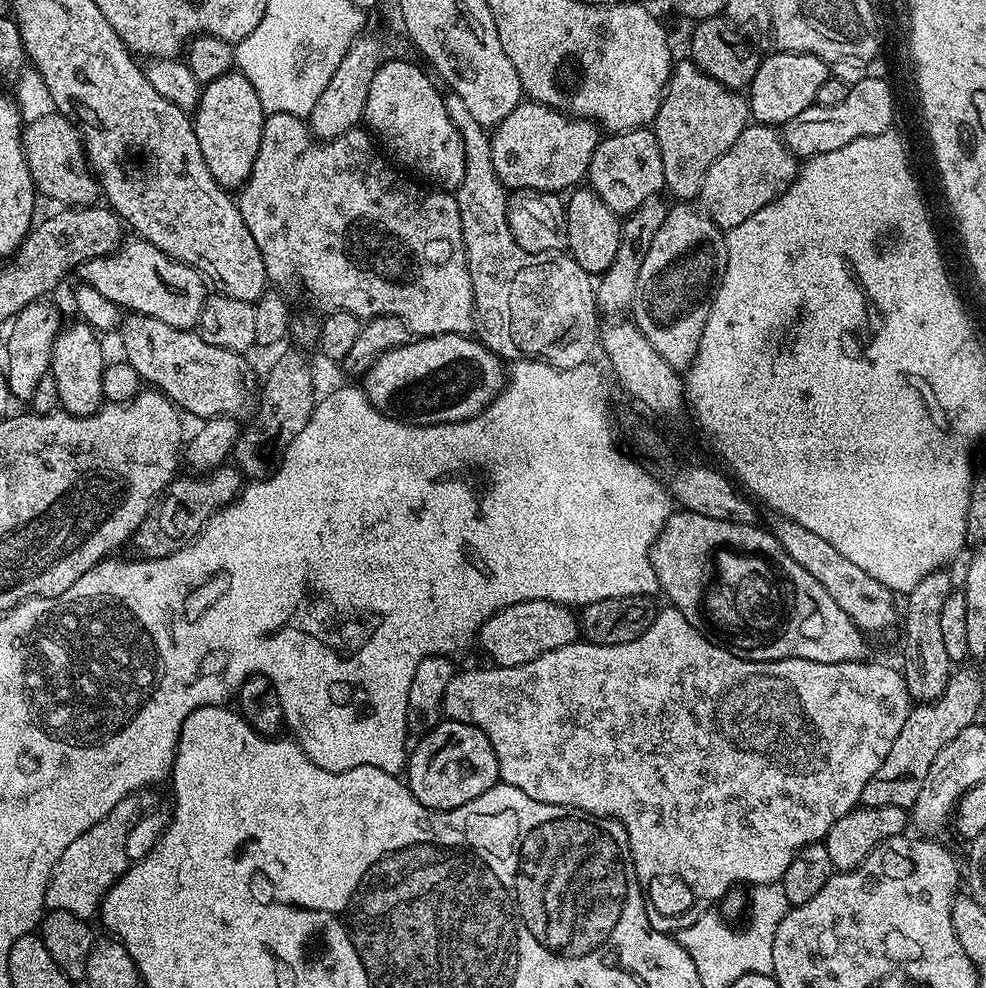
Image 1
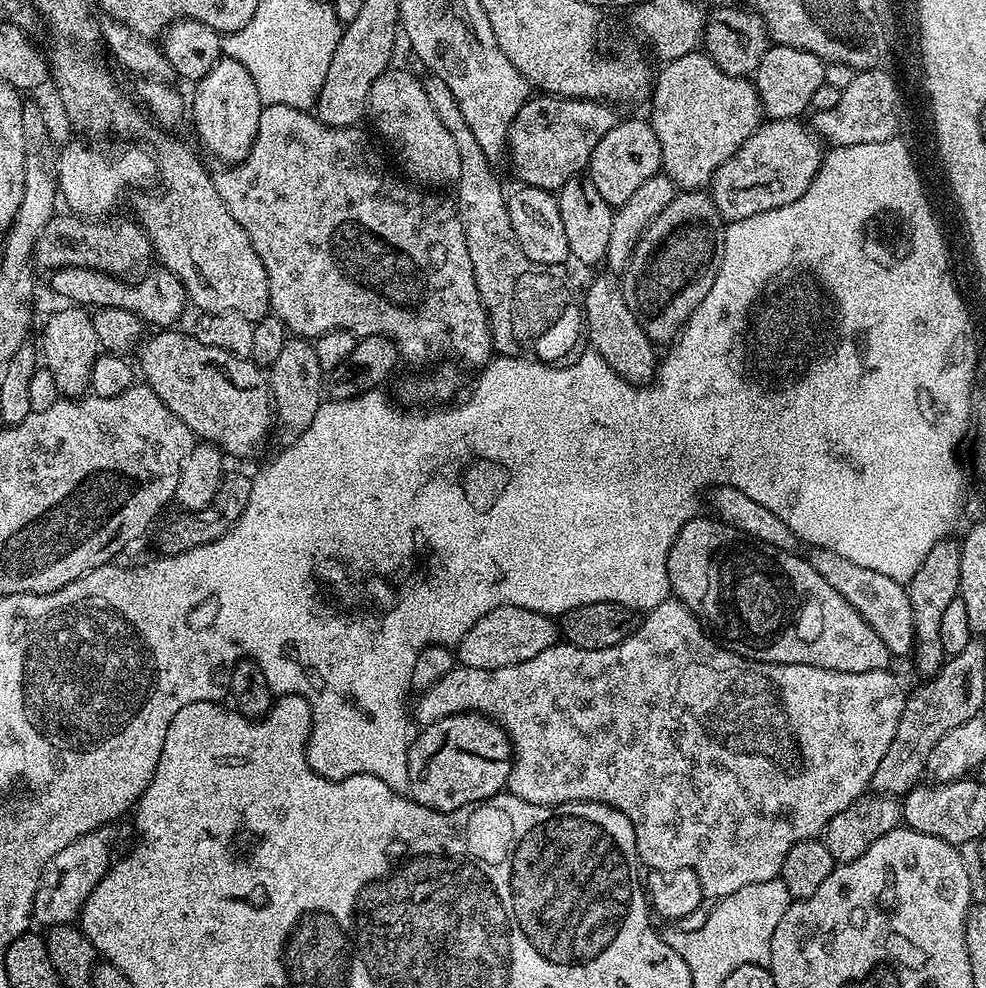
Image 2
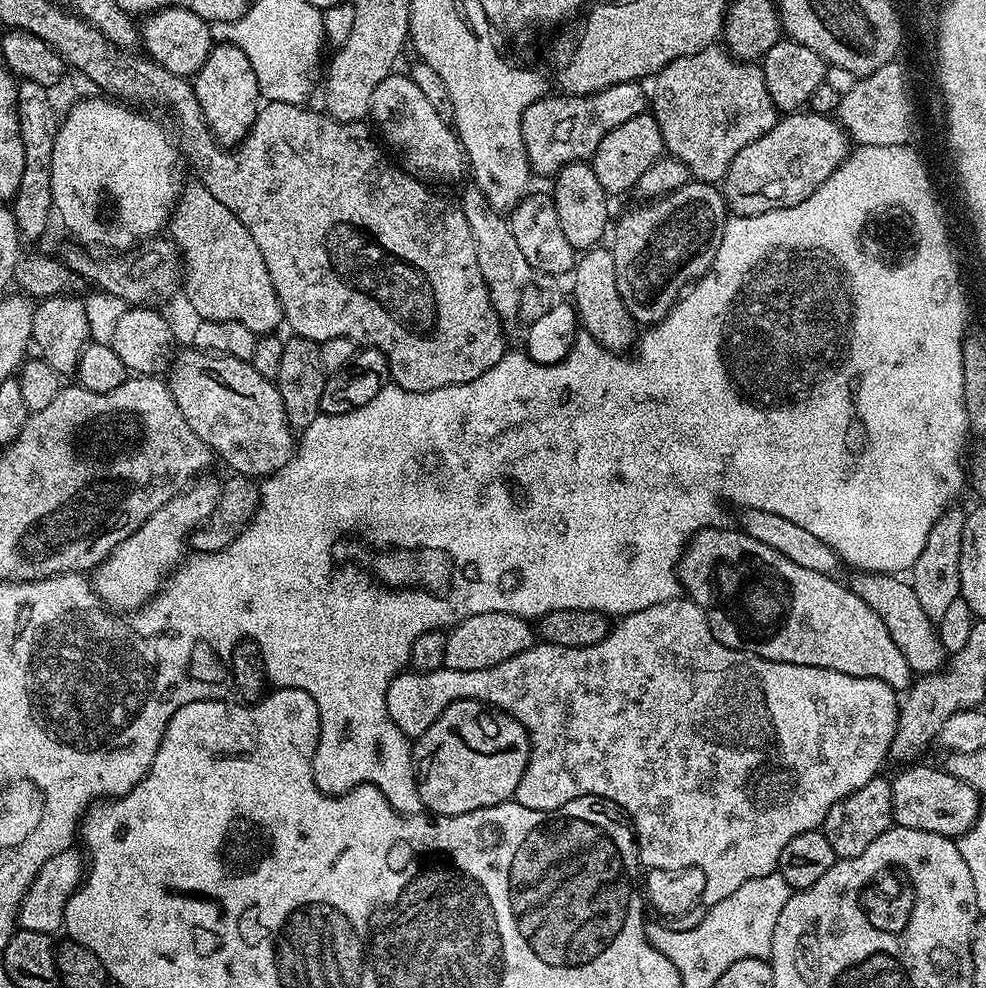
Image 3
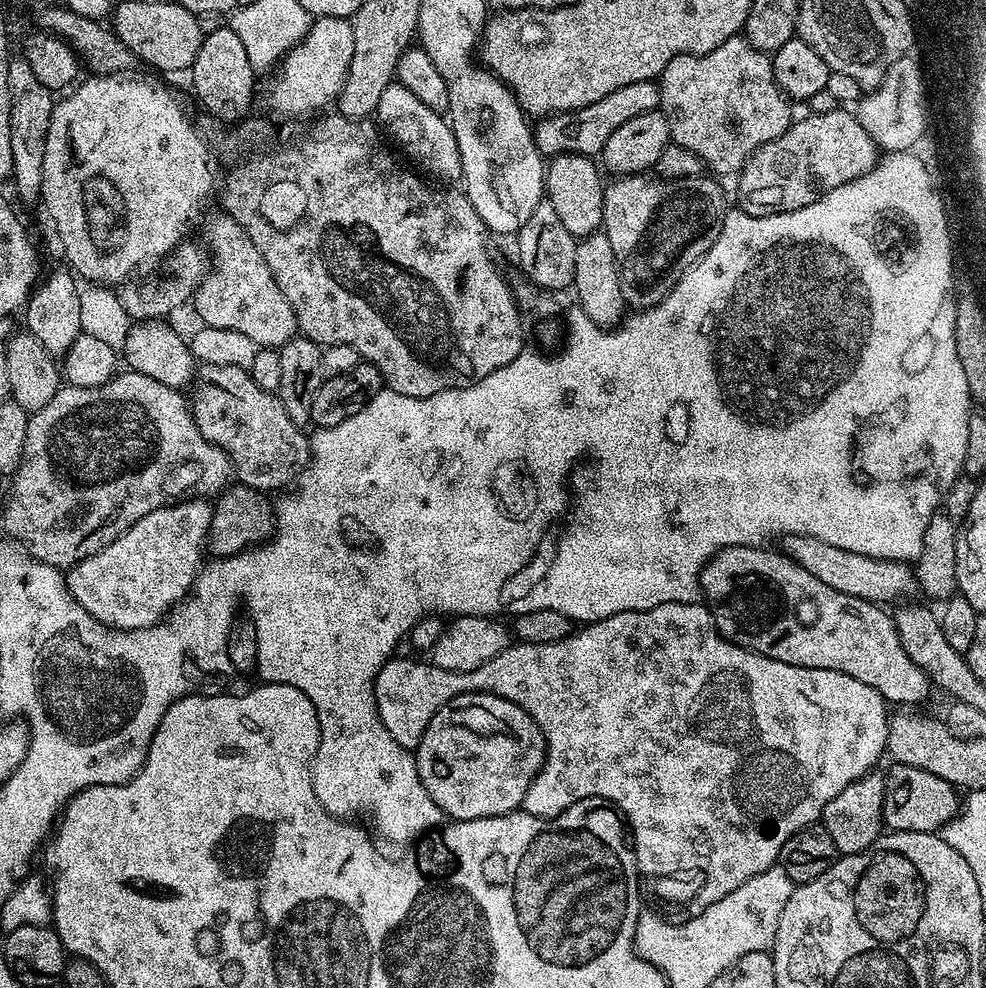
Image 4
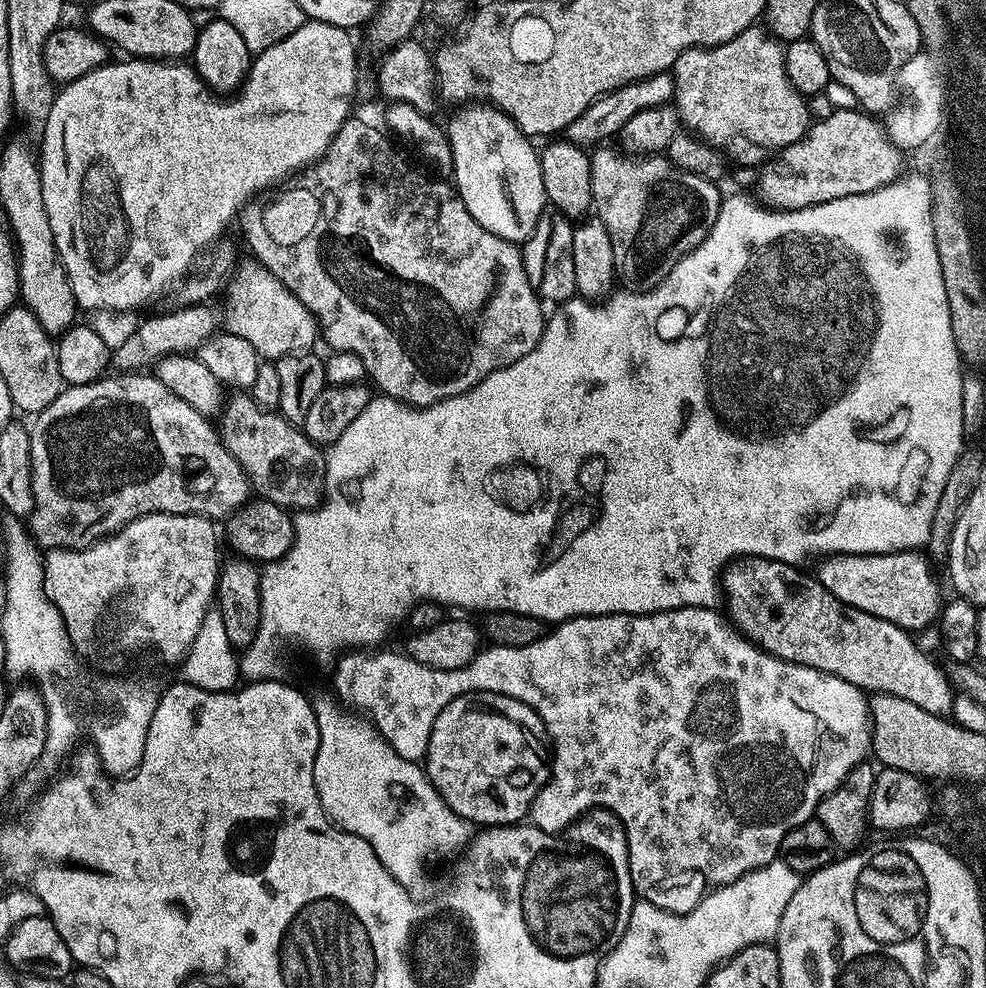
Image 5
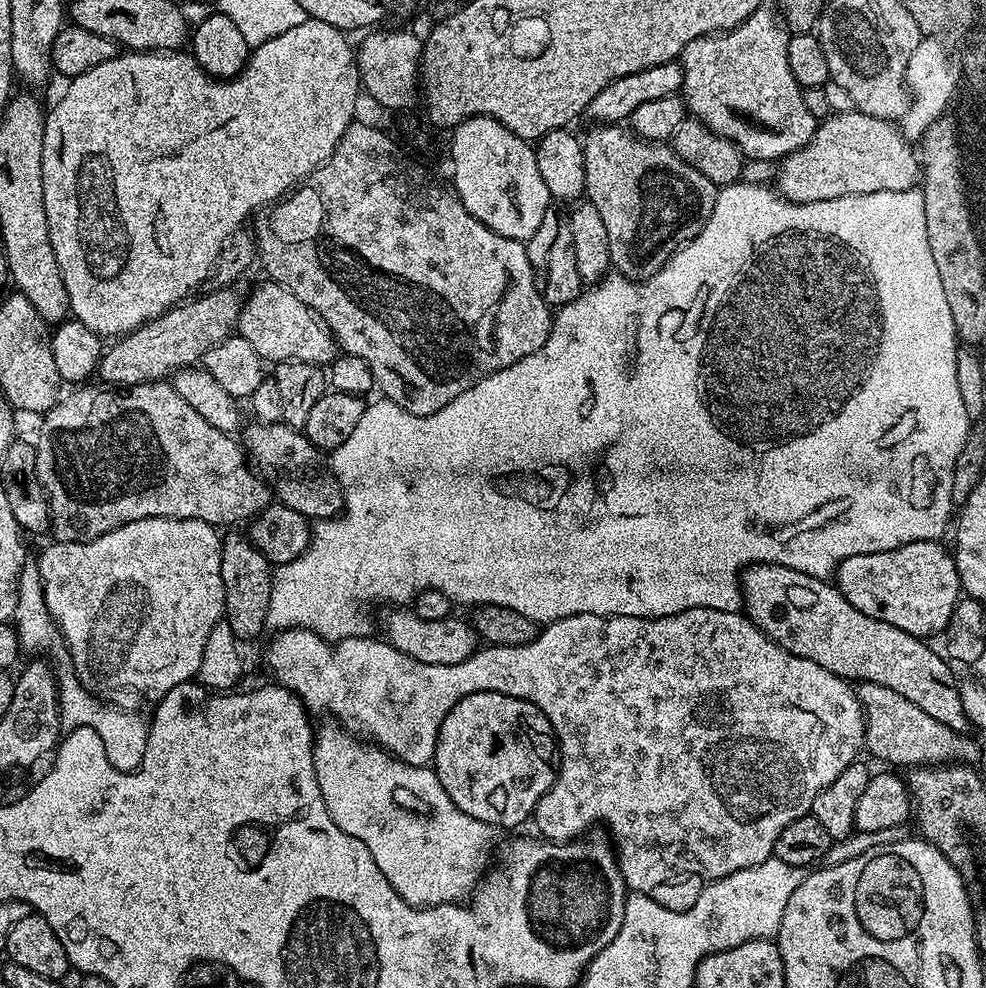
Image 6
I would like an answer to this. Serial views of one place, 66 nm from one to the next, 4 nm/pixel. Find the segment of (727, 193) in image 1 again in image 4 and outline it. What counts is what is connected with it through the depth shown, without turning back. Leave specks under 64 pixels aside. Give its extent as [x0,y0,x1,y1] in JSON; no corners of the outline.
[738,106,878,216]

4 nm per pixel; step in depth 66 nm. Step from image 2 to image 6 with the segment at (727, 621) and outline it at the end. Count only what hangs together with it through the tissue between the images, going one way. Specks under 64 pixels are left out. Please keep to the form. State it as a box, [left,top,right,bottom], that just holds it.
[738,564,969,731]

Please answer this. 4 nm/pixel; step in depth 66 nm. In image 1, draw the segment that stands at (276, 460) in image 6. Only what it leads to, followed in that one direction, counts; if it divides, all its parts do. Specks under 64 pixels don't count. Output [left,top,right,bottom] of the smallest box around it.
[118,313,248,420]

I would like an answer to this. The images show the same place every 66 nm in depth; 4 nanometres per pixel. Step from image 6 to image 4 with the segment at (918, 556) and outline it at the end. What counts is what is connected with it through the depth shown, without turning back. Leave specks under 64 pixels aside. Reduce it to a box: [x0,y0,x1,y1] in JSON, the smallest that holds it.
[783,534,917,606]

